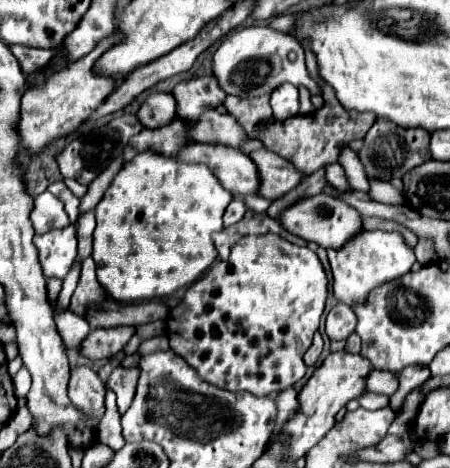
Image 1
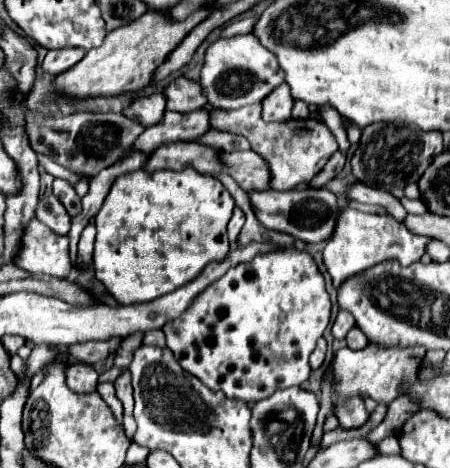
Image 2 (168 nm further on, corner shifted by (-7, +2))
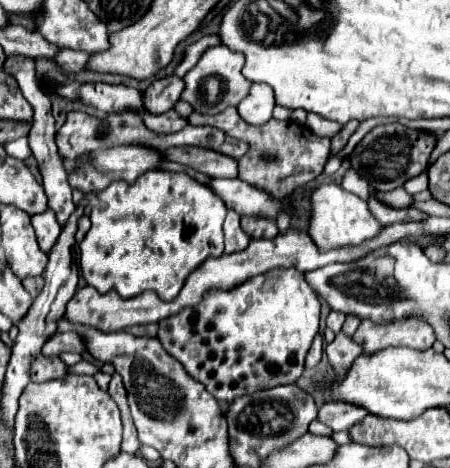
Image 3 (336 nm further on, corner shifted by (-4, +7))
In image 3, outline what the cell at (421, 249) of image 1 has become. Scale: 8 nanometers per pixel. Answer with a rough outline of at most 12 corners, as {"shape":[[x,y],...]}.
{"shape":[[403,188],[377,192],[377,200],[393,208],[409,208],[413,196]]}

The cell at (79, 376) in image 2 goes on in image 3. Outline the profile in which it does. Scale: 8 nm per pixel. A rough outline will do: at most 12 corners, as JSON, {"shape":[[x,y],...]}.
{"shape":[[35,356],[31,382],[67,376],[59,356]]}

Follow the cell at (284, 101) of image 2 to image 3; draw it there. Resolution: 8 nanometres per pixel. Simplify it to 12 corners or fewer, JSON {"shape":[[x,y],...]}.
{"shape":[[253,84],[239,116],[253,126],[271,120],[273,90]]}

